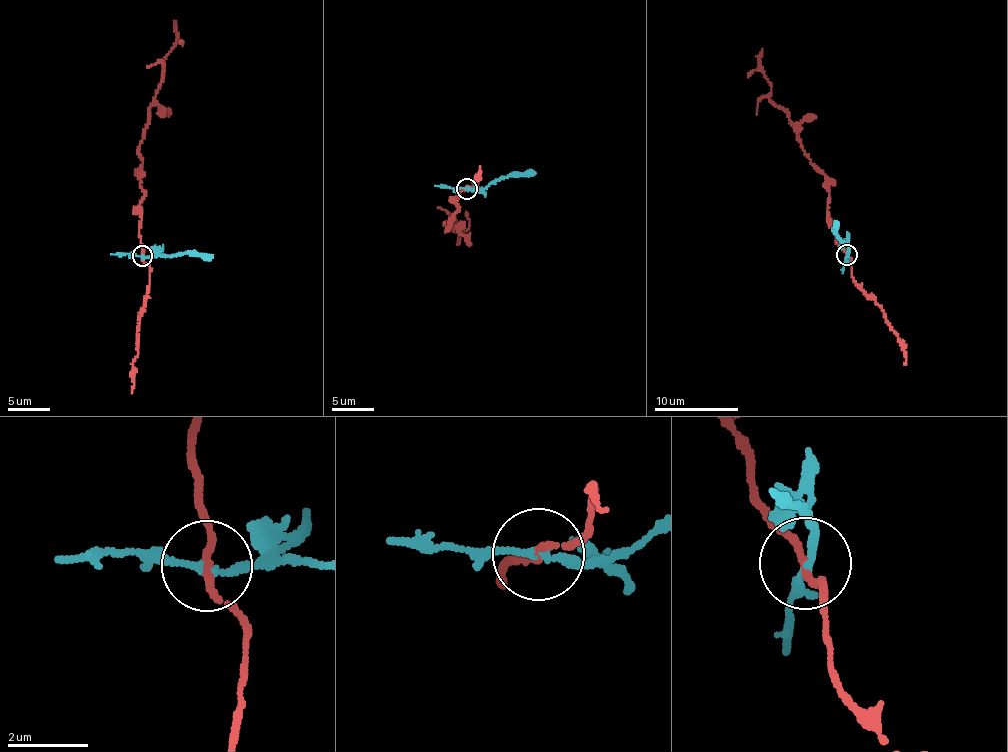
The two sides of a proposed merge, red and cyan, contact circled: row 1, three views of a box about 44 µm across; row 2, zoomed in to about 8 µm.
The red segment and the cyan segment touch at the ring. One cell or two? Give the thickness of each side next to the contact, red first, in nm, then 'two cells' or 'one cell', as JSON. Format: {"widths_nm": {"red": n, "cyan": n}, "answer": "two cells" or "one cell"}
{"widths_nm": {"red": 170, "cyan": 180}, "answer": "two cells"}

